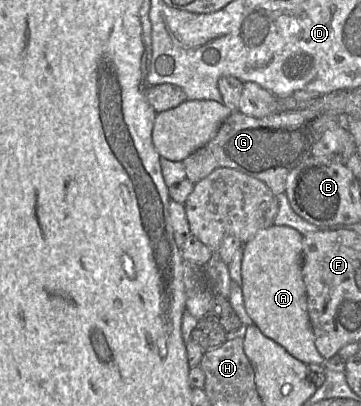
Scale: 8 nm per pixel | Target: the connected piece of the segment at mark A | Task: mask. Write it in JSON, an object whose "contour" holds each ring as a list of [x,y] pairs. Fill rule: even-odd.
{"contour":[[[285,225],[260,230],[243,245],[241,259],[241,284],[247,314],[260,331],[272,339],[299,361],[324,365],[325,358],[318,352],[307,309],[307,294],[302,276],[302,235]]]}

